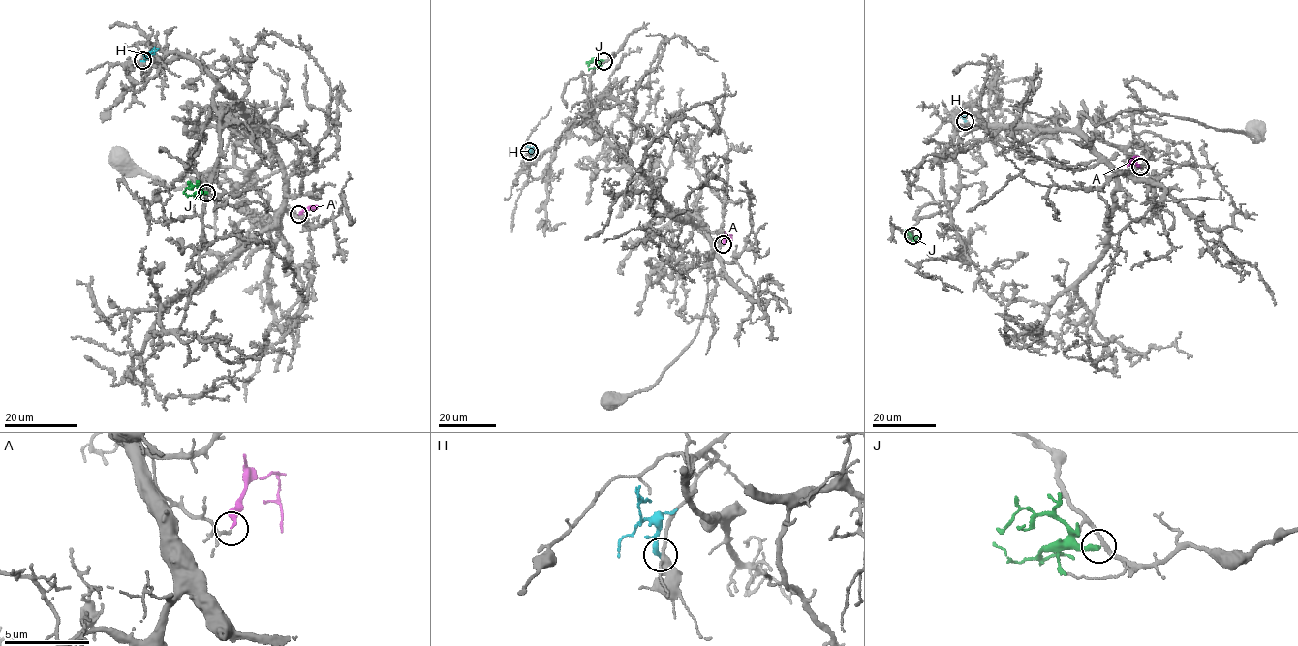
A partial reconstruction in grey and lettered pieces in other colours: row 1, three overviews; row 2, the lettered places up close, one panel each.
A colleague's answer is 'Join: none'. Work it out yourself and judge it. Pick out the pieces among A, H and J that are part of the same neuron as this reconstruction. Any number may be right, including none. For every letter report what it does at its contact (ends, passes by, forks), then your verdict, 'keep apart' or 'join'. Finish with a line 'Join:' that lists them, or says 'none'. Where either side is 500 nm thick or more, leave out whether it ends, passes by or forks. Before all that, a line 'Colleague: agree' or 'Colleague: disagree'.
Colleague: disagree
A: it ends | join
H: it ends | keep apart
J: it ends | keep apart
Join: A

